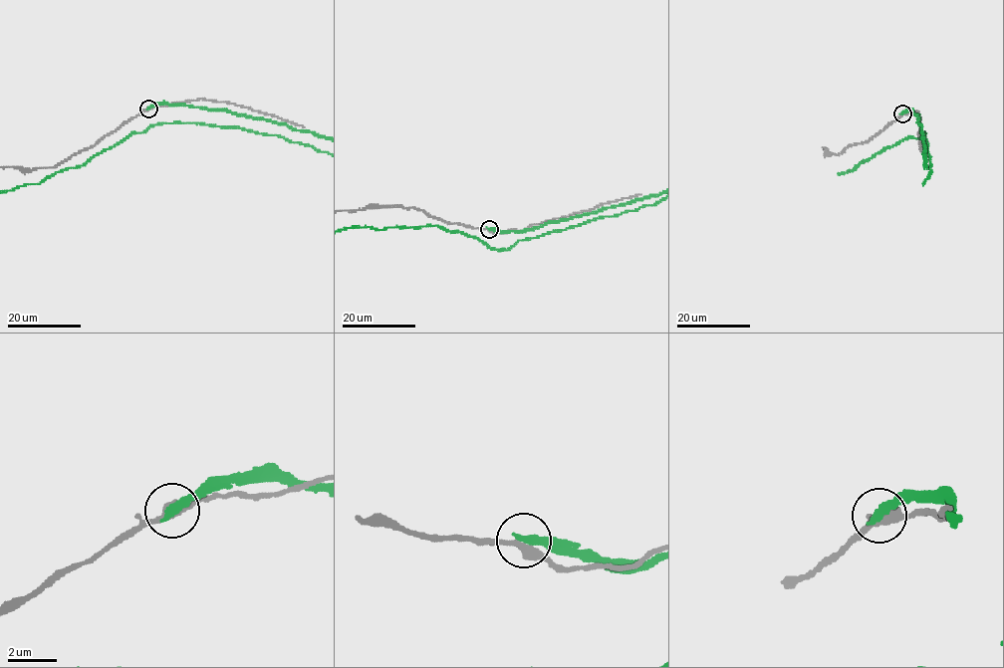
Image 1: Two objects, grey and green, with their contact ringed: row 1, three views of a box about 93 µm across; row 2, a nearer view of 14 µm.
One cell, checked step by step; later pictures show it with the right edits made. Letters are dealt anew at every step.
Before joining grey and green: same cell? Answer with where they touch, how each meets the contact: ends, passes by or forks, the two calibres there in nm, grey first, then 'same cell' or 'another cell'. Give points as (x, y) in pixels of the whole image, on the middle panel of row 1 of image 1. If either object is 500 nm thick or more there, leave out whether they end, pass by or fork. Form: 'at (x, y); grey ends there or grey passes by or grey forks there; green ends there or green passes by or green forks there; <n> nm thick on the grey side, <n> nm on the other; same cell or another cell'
at (489, 229); grey passes by; green ends there; 360 nm thick on the grey side, 360 nm on the other; another cell

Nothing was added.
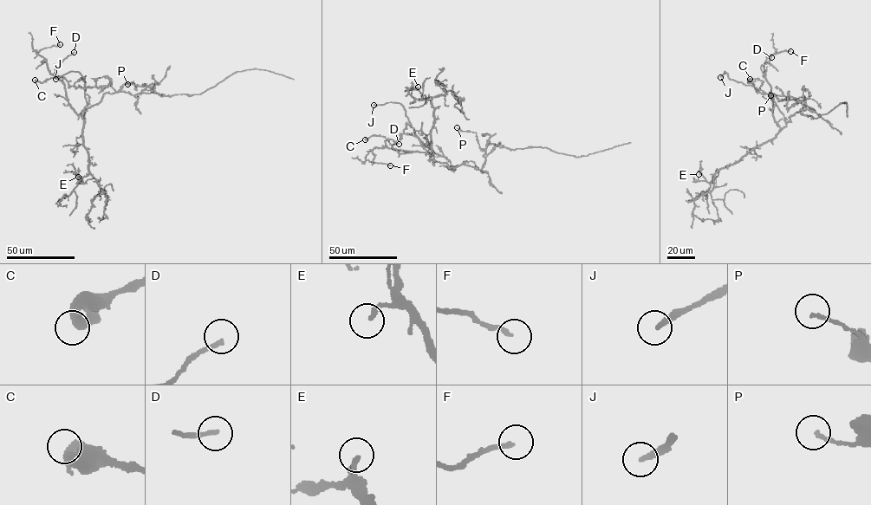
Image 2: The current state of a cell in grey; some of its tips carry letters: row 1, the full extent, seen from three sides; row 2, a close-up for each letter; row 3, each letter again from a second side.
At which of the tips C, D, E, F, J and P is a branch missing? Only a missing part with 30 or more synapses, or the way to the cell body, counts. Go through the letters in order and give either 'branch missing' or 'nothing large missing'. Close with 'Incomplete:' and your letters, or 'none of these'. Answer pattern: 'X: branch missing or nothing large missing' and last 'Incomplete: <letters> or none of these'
C: nothing large missing
D: nothing large missing
E: branch missing
F: nothing large missing
J: branch missing
P: nothing large missing
Incomplete: E, J

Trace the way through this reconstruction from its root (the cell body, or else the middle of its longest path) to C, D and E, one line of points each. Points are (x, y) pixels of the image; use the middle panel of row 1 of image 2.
C: (458, 166), (452, 165), (445, 157), (410, 134), (401, 133), (396, 141), (374, 135), (365, 139)
D: (458, 166), (434, 165), (433, 156), (427, 152), (394, 150), (385, 141), (399, 144)
E: (458, 166), (450, 168), (445, 163), (437, 162), (433, 165), (432, 99), (424, 99), (418, 87)

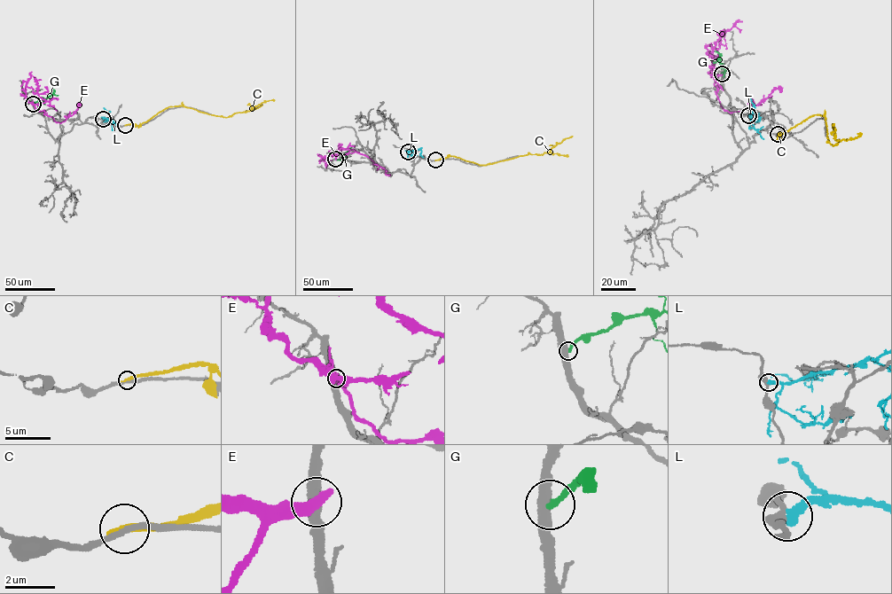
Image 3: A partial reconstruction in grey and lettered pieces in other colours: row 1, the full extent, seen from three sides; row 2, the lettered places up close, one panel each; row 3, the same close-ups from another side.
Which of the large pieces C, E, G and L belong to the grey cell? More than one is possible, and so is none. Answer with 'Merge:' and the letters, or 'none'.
Merge: none

